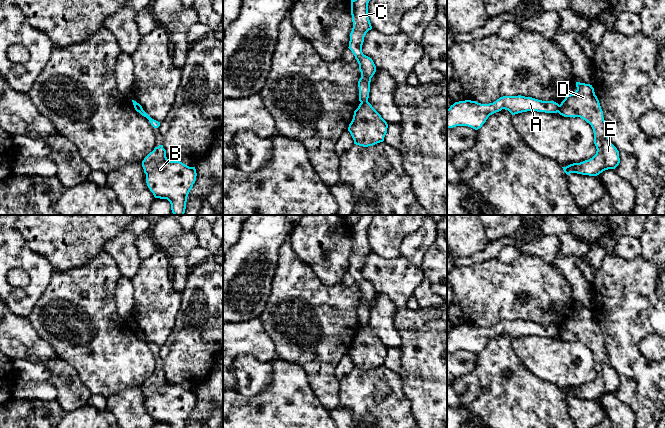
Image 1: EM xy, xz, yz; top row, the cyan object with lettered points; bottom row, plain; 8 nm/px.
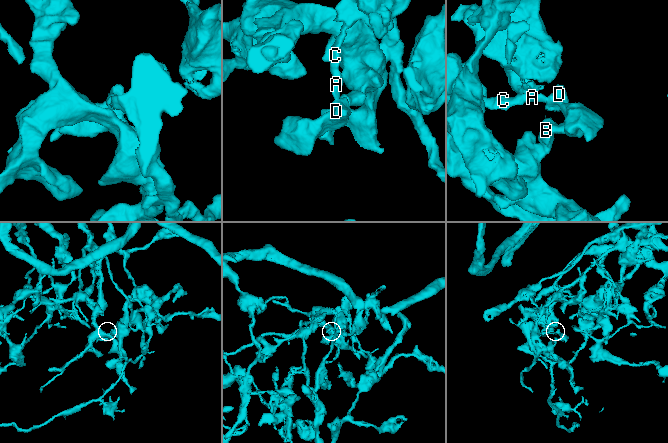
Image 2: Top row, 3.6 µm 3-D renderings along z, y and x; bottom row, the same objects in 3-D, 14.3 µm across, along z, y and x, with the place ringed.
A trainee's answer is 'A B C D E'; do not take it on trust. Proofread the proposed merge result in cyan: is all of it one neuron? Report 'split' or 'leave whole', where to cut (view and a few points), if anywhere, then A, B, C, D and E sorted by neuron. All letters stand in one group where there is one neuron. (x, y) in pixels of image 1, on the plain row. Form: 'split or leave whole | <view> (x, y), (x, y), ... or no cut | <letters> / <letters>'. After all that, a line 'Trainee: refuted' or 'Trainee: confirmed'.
split | xz (367, 324), (361, 326) | A C / B D E
Trainee: refuted

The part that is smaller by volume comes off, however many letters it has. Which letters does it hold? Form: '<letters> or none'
A, C

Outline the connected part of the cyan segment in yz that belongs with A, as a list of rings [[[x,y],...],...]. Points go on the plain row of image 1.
[[[521,319],[503,320],[489,328],[471,324],[459,325],[447,333],[447,352],[468,350],[478,354],[490,339],[502,333],[508,334],[512,339],[527,335],[557,337],[559,328]]]

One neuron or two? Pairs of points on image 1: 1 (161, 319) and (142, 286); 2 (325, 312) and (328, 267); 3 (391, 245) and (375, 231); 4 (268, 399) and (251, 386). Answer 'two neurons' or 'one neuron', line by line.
1: one neuron
2: two neurons
3: one neuron
4: two neurons

